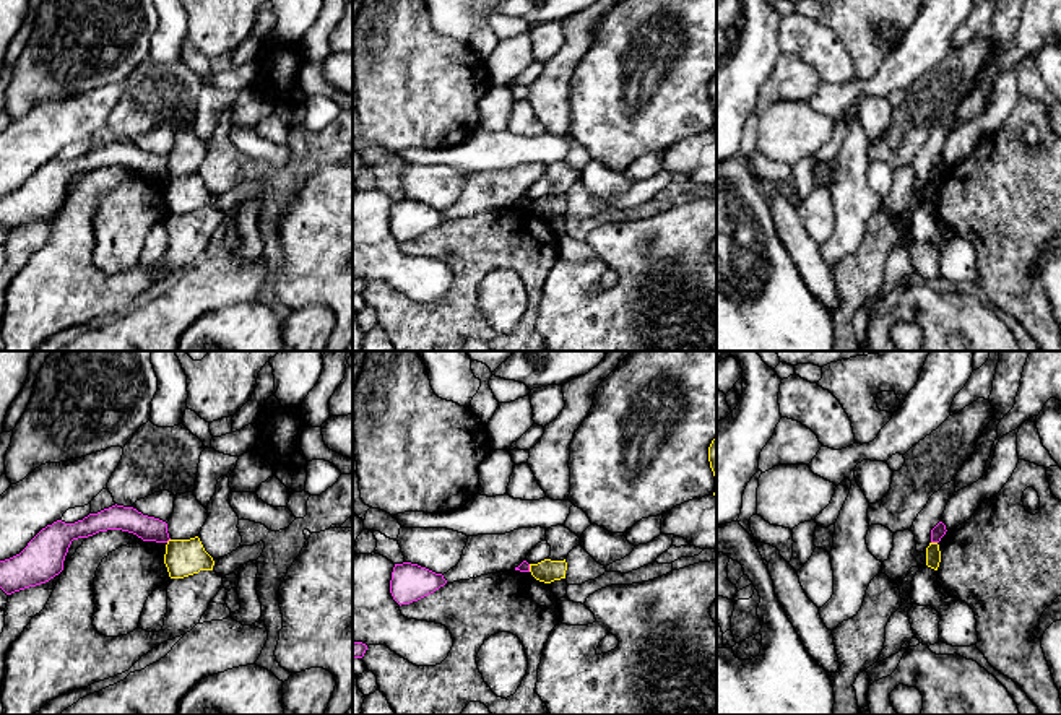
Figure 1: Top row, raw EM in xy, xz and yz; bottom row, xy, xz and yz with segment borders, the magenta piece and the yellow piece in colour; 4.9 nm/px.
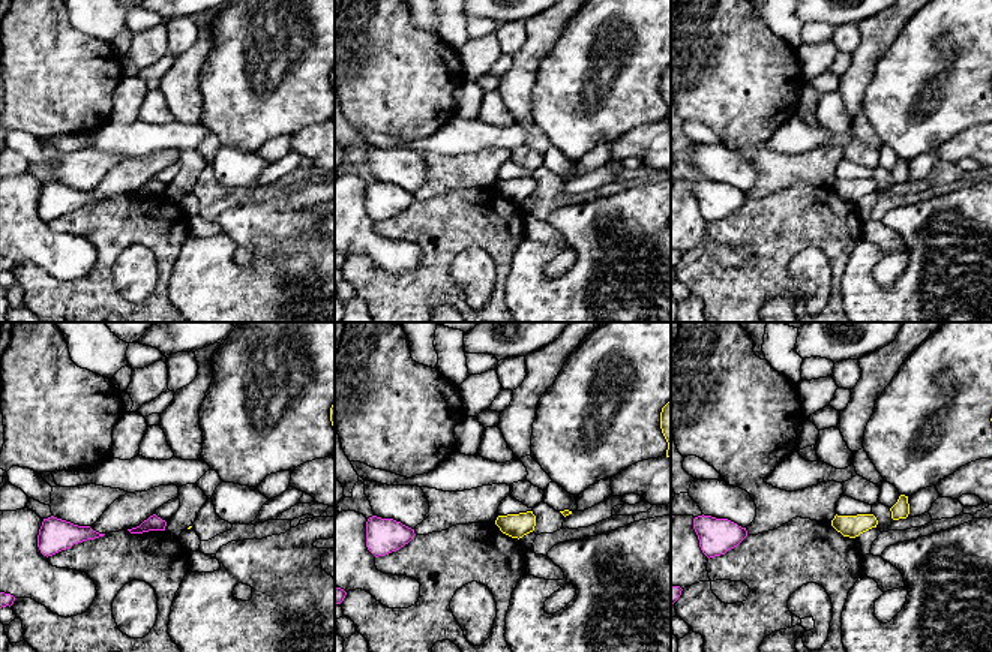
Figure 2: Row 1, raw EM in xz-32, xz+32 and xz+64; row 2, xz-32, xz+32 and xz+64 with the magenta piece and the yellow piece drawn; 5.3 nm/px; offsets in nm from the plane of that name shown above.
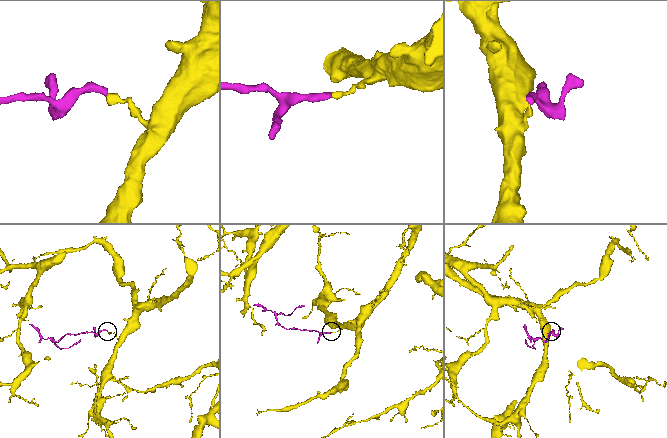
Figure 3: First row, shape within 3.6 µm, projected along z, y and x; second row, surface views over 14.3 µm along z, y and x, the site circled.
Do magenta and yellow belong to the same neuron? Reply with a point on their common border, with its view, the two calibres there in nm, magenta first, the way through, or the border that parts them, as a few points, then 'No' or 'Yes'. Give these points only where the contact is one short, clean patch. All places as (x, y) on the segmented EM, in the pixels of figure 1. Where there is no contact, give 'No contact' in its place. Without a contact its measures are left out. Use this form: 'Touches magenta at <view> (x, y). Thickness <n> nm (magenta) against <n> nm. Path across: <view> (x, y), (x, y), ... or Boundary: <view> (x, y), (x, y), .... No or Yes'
Touches magenta at yz (935, 541). Thickness 70 nm (magenta) against 80 nm. Boundary: yz (931, 541), (936, 543). No

